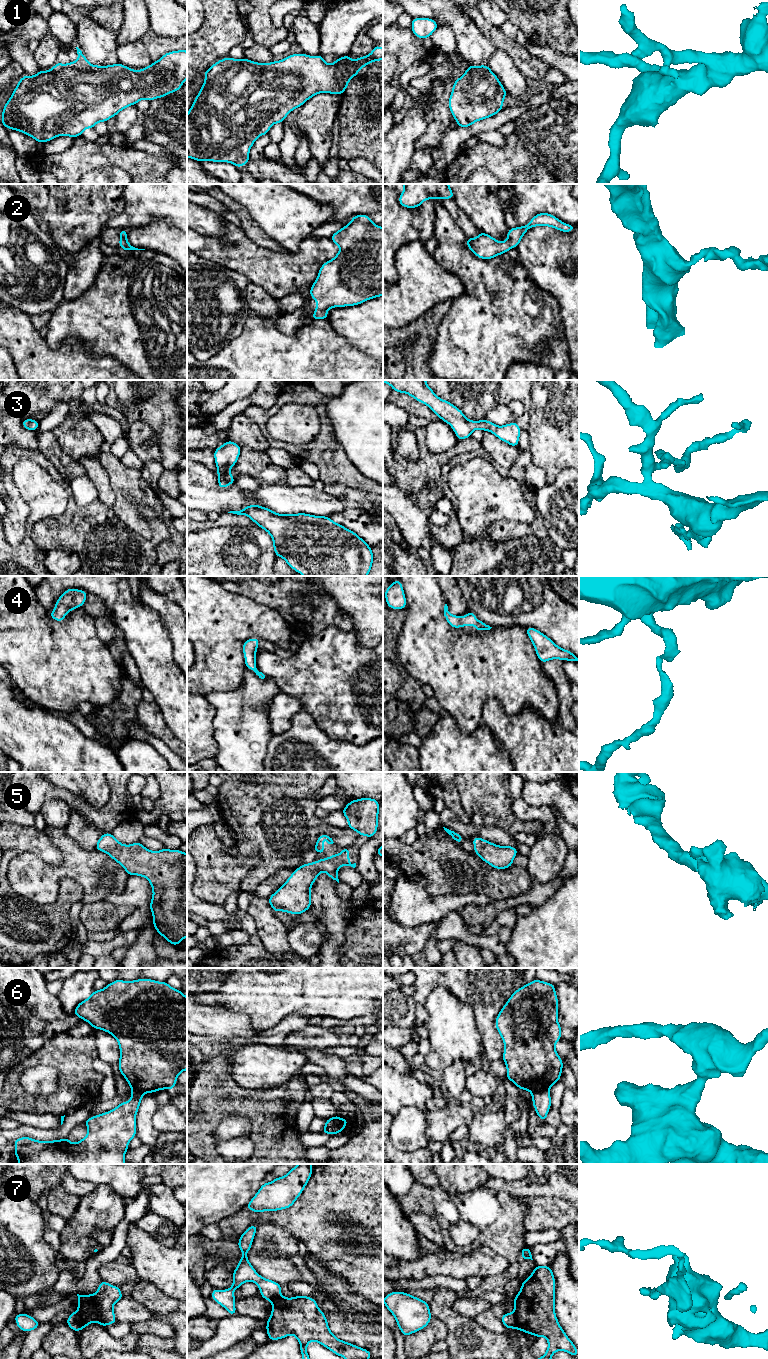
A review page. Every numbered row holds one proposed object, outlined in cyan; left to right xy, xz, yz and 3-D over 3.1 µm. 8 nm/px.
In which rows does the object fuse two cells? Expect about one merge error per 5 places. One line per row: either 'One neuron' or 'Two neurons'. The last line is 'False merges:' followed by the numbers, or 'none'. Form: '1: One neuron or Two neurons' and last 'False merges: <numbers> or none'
1: One neuron
2: One neuron
3: One neuron
4: One neuron
5: One neuron
6: Two neurons
7: Two neurons
False merges: 6, 7

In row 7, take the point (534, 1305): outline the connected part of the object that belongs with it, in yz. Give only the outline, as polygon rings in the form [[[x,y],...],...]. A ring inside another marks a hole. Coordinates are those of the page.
[[[536,1266],[533,1273],[522,1282],[519,1293],[514,1297],[514,1312],[516,1314],[517,1329],[527,1334],[546,1337],[548,1348],[546,1353],[536,1359],[551,1359],[556,1351],[565,1351],[577,1357],[578,1349],[568,1338],[560,1326],[555,1314],[555,1278],[550,1266]]]

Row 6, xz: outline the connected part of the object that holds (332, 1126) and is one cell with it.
[[[337,1118],[327,1119],[325,1122],[325,1127],[322,1130],[322,1133],[334,1135],[338,1134],[341,1131],[339,1120]]]

